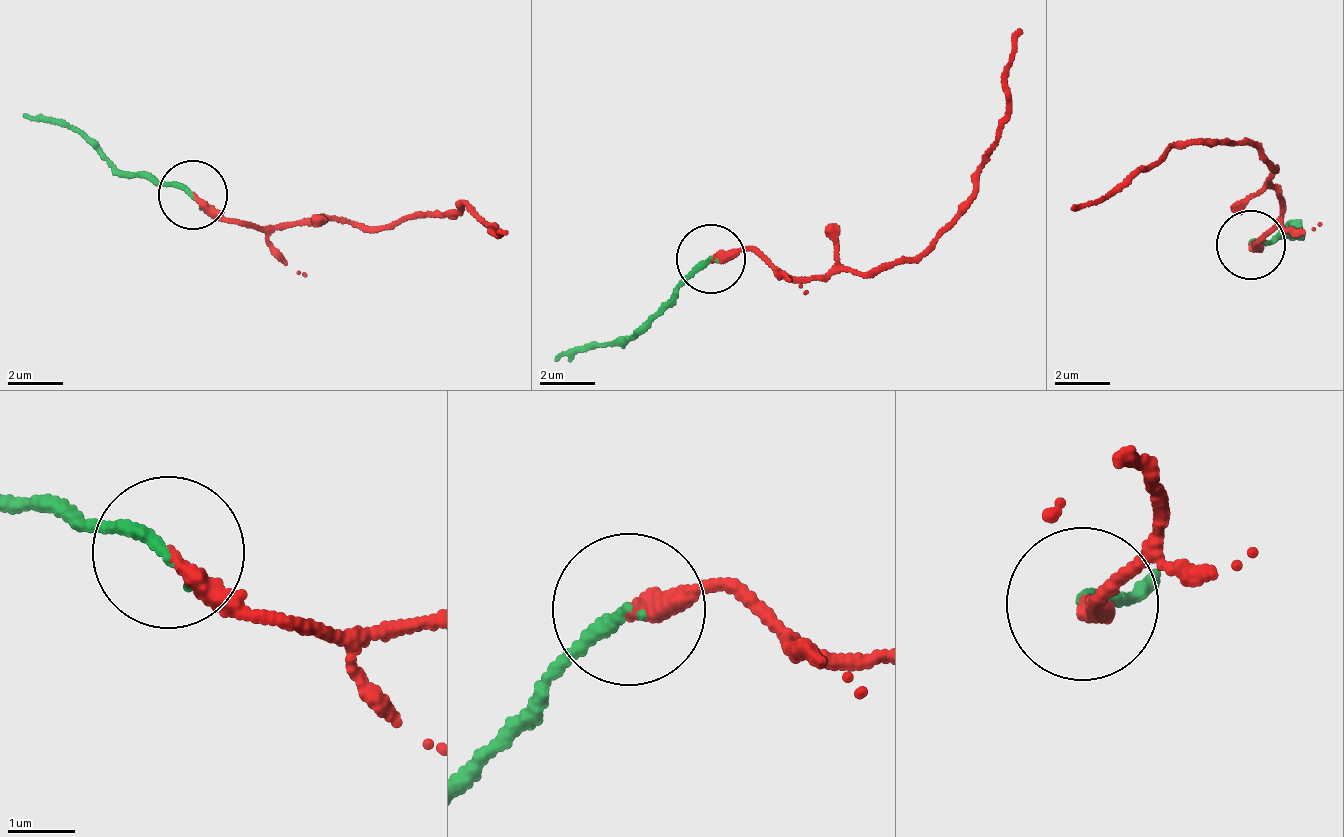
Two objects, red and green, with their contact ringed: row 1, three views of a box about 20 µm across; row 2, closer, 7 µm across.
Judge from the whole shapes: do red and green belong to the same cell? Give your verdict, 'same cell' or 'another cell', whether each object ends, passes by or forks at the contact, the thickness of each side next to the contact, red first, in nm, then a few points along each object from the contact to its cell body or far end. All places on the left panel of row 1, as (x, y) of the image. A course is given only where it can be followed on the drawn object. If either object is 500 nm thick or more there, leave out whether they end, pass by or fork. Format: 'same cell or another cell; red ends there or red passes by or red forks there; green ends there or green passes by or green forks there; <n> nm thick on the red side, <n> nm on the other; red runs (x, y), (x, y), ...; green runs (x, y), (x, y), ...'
same cell; red ends there; green ends there; 280 nm thick on the red side, 180 nm on the other; red runs (194, 195), (244, 222), (378, 226), (411, 215), (476, 210), (505, 232); green runs (194, 195), (117, 172), (66, 124), (26, 113)

